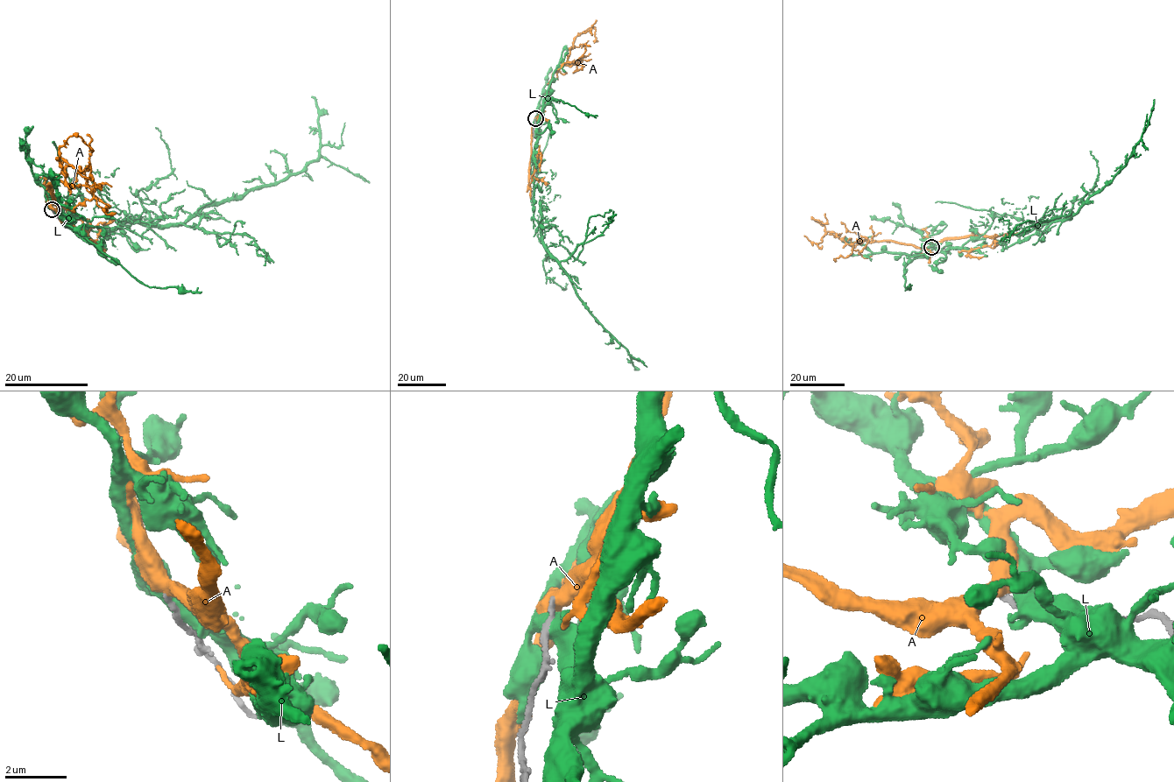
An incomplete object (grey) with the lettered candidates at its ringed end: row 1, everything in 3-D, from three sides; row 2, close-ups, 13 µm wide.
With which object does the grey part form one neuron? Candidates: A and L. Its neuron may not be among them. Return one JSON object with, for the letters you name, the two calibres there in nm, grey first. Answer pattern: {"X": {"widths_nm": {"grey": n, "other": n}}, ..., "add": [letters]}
{"add": []}

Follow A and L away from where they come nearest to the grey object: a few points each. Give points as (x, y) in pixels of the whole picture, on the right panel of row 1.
A: (930, 246), (863, 240), (849, 245), (812, 218), (823, 223), (824, 214)
L: (933, 249), (975, 249), (1000, 243), (1006, 248), (1020, 235), (1071, 217), (1125, 166), (1147, 126), (1154, 99)

